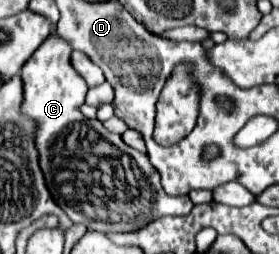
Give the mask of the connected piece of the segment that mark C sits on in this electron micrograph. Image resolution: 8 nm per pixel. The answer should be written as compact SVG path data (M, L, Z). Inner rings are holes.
M49 36L37 50L31 60L23 66L21 80L23 80L23 104L21 112L35 124L35 148L39 152L39 166L47 180L47 188L53 200L63 208L63 212L75 222L85 224L89 230L99 232L133 232L145 226L149 220L173 214L189 214L193 204L189 196L169 196L163 192L159 172L151 166L145 154L129 148L127 144L117 140L117 136L89 136L85 116L81 114L81 104L85 102L87 84L85 80L73 70L71 62L71 46L59 38Z

